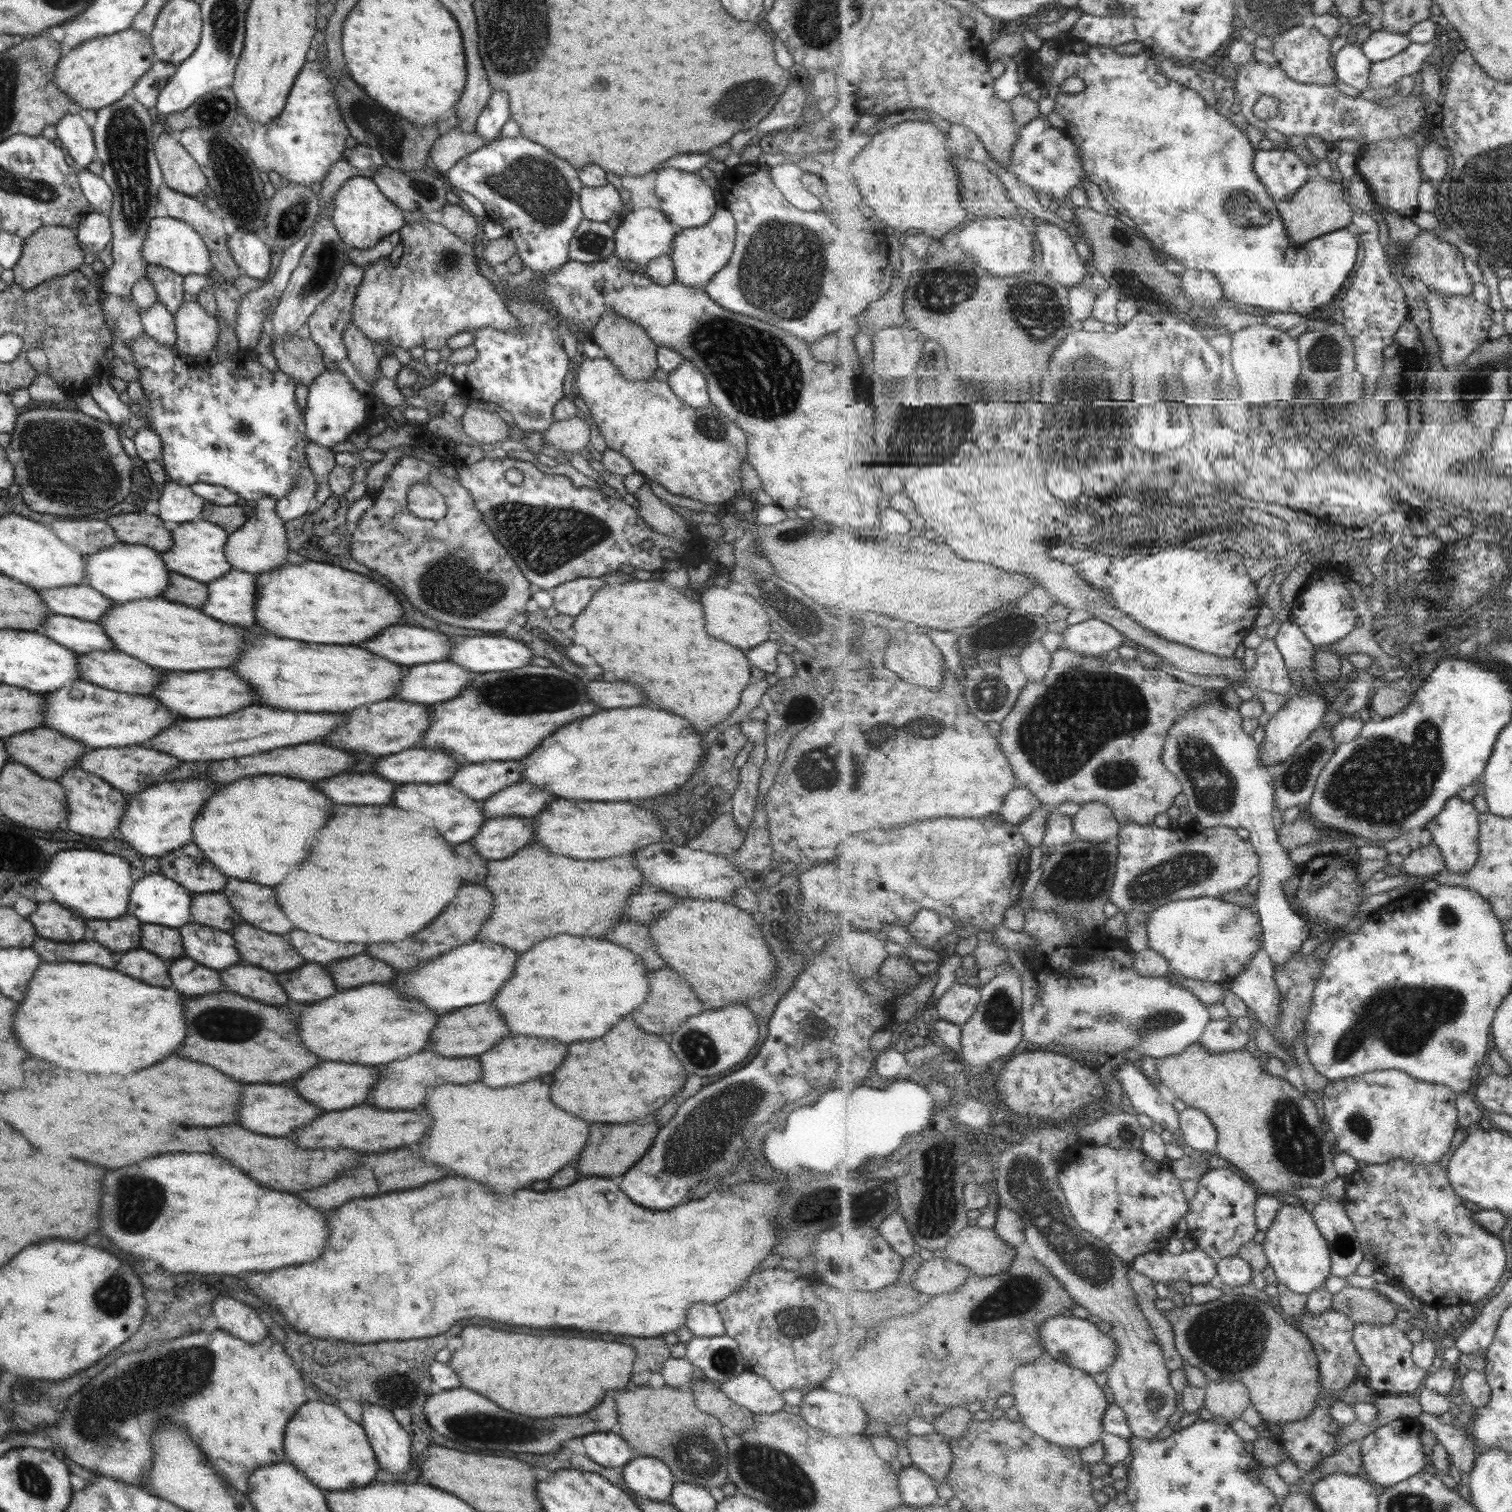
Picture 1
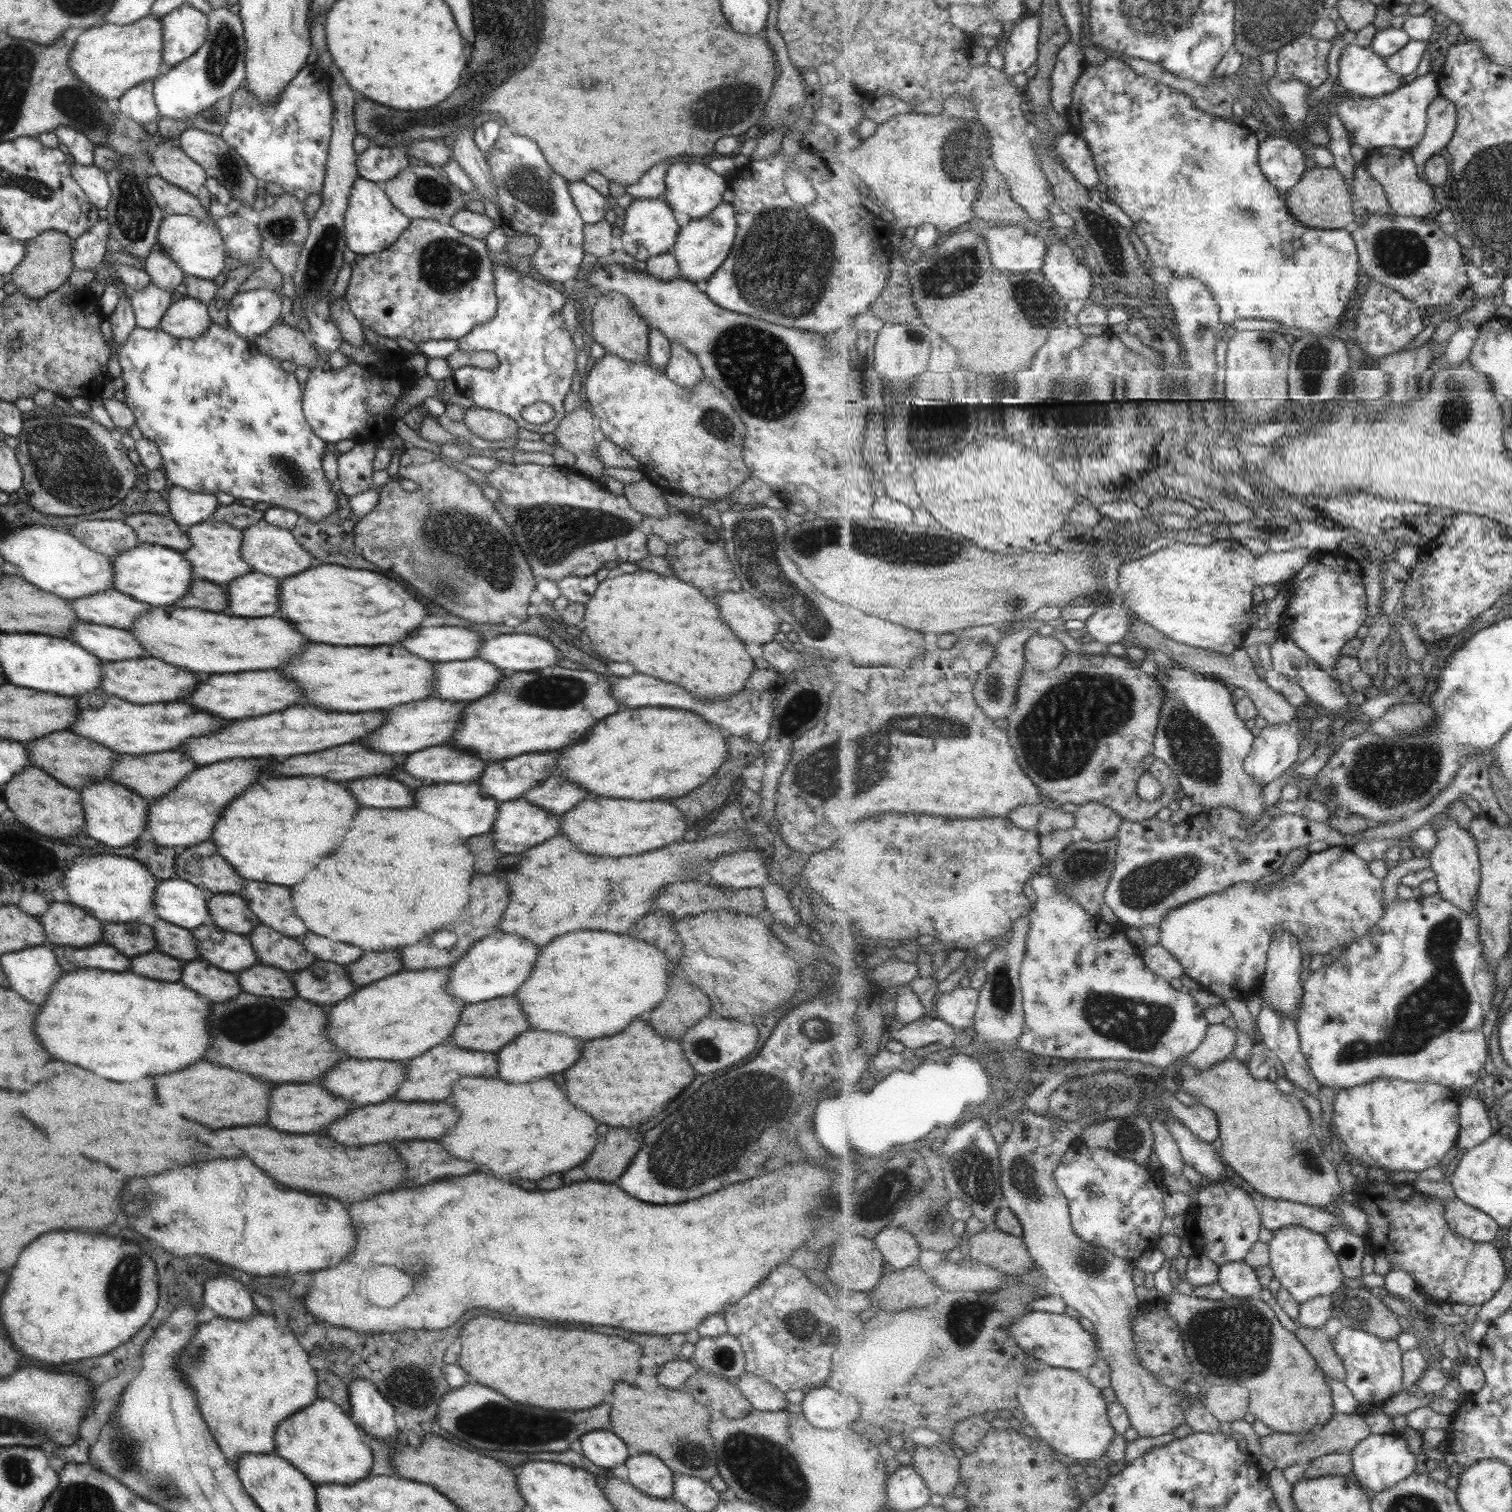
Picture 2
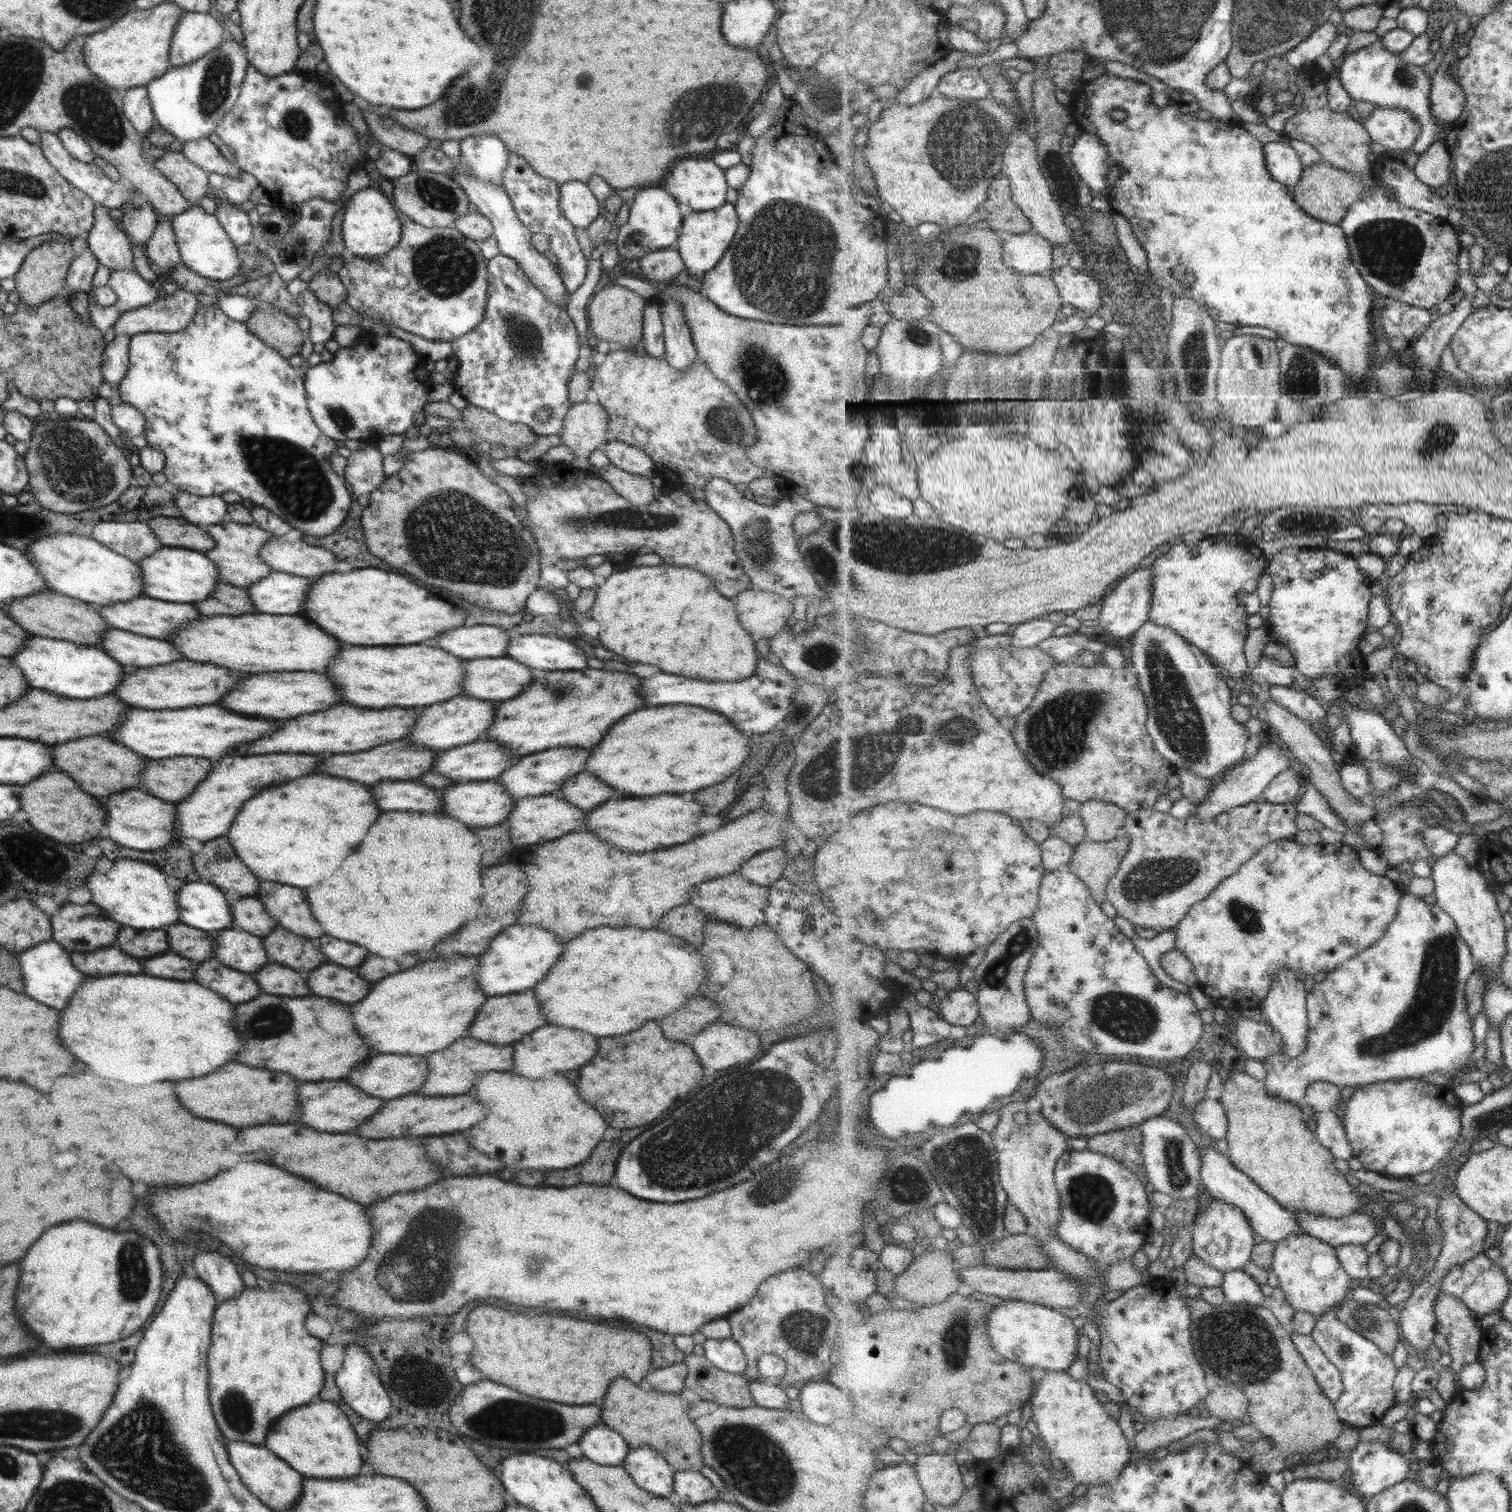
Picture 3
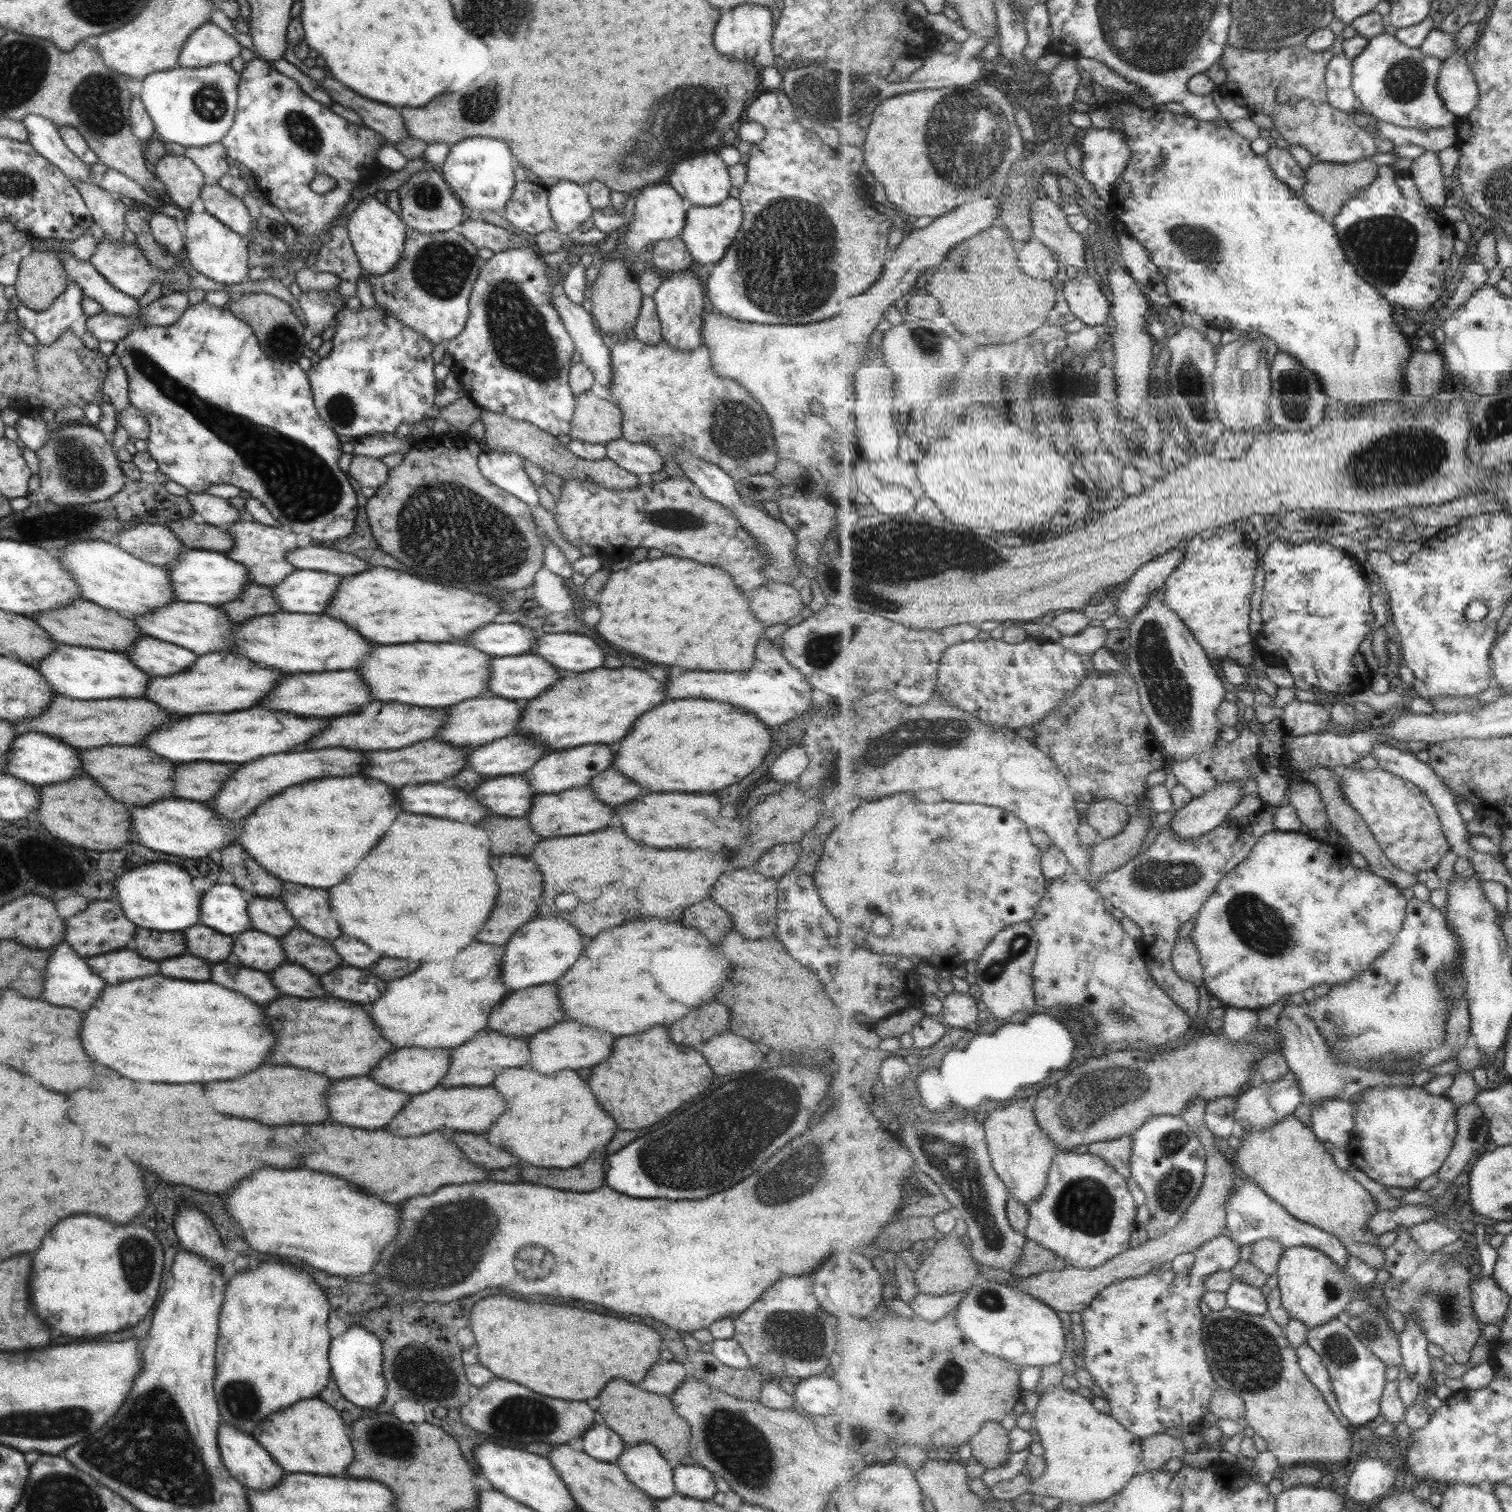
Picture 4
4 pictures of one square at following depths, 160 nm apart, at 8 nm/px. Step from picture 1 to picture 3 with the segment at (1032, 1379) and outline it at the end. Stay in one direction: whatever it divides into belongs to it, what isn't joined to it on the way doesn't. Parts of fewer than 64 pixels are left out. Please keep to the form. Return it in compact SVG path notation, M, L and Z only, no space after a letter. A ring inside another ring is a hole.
M1053 1370L1037 1379L1036 1394L1030 1403L1031 1419L1045 1442L1044 1449L1064 1463L1073 1481L1088 1489L1113 1483L1138 1456L1118 1420L1109 1416L1097 1400L1095 1391L1090 1383L1075 1380L1066 1370Z

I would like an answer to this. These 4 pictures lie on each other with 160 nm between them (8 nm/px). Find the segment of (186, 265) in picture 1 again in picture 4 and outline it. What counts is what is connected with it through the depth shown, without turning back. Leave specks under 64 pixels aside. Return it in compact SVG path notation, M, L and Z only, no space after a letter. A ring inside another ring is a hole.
M186 211L185 226L187 231L184 239L188 265L193 267L199 274L203 274L223 285L231 285L243 282L247 278L247 241L248 238L239 233L229 230L221 224L214 216L205 211L194 214Z

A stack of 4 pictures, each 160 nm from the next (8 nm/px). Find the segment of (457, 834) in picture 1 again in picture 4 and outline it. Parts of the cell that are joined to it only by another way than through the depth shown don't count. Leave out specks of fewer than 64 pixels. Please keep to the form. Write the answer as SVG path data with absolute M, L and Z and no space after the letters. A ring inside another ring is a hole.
M521 775L485 778L479 788L470 791L471 798L479 801L489 814L502 817L525 817L530 811L536 792Z

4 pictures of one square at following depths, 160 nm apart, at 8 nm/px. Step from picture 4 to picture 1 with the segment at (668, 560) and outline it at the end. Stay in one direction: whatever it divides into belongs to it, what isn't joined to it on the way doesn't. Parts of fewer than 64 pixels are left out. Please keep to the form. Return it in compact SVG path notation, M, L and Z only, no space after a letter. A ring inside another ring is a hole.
M651 577L648 580L601 586L591 596L587 606L574 616L569 635L572 644L585 646L589 656L605 672L613 672L617 680L633 682L635 678L653 706L687 718L699 732L707 726L715 726L719 720L722 722L739 704L741 690L753 679L747 658L737 648L715 640L714 636L705 632L701 604L685 598L681 590L663 586L663 582Z

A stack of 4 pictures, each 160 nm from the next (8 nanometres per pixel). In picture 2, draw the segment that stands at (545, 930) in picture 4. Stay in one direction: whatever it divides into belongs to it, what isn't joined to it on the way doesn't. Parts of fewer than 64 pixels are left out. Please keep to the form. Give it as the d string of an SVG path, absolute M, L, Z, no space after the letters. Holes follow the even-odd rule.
M495 930L491 936L485 936L474 942L469 950L450 967L451 972L446 986L448 993L457 1000L463 1000L463 1004L481 1003L498 997L512 997L521 984L527 980L537 956L539 956L539 948L535 944L531 944L525 938L519 938L515 934L503 934L503 932Z

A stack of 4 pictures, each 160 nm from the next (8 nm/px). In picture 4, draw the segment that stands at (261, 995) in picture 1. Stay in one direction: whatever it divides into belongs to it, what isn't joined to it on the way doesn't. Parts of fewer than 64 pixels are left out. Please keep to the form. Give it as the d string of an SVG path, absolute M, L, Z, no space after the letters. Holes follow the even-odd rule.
M284 962L273 969L270 974L271 982L281 995L296 998L323 998L326 990L322 987L318 976L296 965Z

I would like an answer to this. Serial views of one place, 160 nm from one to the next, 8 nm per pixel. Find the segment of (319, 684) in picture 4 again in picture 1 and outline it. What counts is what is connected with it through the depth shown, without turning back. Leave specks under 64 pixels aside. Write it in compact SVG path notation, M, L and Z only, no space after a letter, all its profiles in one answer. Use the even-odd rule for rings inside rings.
M207 670L207 672L167 672L165 680L151 694L159 704L167 706L171 712L185 718L203 716L225 716L237 712L255 702L251 688L231 670Z

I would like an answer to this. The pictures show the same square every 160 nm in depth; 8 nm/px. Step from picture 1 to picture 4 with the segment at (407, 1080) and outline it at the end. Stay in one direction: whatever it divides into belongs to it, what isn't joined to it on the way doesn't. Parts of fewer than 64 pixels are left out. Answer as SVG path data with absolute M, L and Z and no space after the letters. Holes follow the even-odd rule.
M481 1030L475 1033L461 1046L451 1049L451 1058L447 1074L440 1080L442 1087L487 1086L501 1072L501 1068L519 1068L529 1060L528 1041L522 1037L508 1037L493 1030Z

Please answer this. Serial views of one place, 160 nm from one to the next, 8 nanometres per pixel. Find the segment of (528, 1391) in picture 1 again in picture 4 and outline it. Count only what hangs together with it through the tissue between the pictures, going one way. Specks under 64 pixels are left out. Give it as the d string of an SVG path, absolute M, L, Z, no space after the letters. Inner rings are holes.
M493 1296L479 1299L469 1312L469 1326L478 1348L478 1364L483 1365L497 1379L519 1382L537 1394L547 1394L549 1398L593 1398L597 1392L613 1378L623 1378L637 1382L645 1376L649 1366L659 1356L661 1336L641 1324L617 1320L611 1316L601 1316L587 1310L577 1310L569 1306L555 1304L529 1304L523 1300Z

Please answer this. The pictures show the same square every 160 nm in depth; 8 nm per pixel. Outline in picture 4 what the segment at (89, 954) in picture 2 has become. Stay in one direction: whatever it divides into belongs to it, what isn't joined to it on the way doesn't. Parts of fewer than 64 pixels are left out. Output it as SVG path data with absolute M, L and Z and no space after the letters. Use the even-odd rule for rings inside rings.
M130 947L119 951L85 957L87 966L93 974L102 978L105 984L119 984L159 974L159 965L156 961L141 958Z

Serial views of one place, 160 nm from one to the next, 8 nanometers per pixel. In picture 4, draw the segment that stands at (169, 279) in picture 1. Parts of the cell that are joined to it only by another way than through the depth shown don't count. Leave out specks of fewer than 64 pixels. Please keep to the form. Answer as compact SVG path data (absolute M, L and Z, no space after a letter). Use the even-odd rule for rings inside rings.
M152 212L148 225L155 242L162 246L166 253L172 254L172 256L177 256L181 253L184 238L181 236L172 217Z

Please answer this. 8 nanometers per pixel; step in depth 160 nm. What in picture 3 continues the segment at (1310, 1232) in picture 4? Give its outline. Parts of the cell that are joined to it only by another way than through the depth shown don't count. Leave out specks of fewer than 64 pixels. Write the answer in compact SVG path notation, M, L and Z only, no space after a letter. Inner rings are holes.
M1213 1147L1201 1150L1203 1159L1202 1181L1204 1188L1210 1190L1214 1198L1224 1200L1243 1211L1250 1220L1254 1234L1261 1236L1265 1241L1281 1242L1283 1238L1292 1234L1301 1234L1304 1228L1300 1225L1295 1213L1279 1204L1268 1192L1265 1192L1251 1177L1239 1170L1228 1157Z

